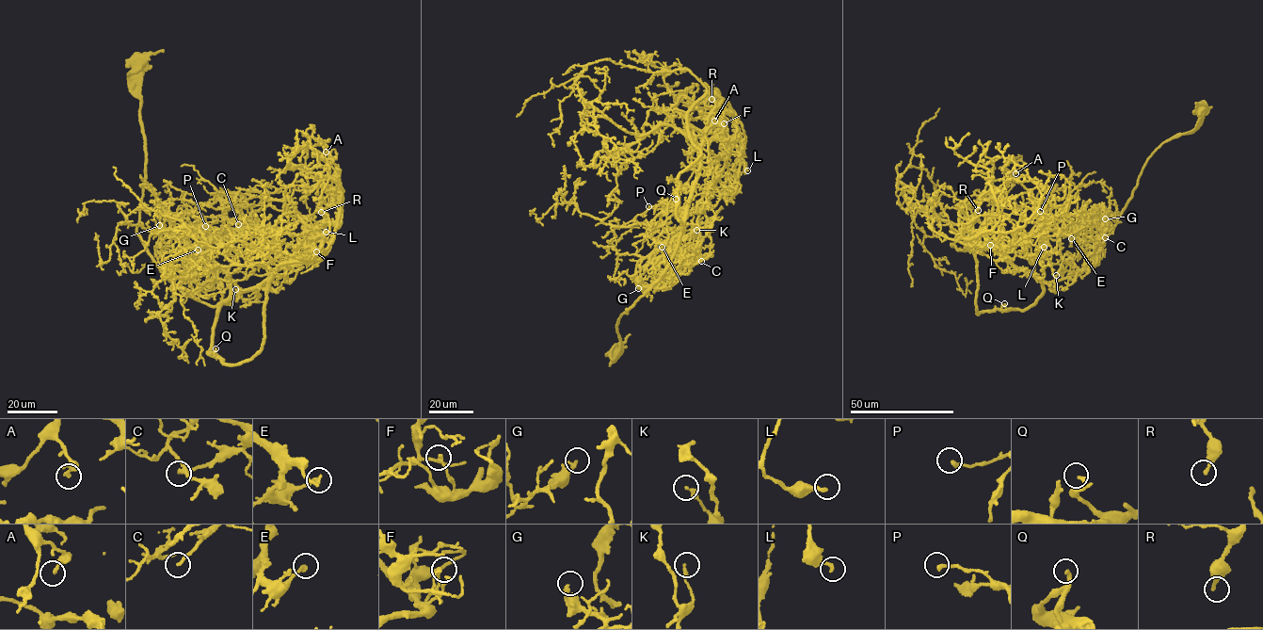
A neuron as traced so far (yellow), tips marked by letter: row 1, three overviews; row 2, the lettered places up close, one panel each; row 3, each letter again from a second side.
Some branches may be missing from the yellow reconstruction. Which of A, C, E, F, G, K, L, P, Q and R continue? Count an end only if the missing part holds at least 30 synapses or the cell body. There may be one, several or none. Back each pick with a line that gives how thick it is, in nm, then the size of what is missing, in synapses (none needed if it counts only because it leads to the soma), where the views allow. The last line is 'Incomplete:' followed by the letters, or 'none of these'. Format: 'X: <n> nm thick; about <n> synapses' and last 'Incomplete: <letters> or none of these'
Incomplete: none of these

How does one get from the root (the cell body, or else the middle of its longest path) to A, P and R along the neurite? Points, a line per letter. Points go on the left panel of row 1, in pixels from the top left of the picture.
A: (136, 62), (136, 232), (193, 298), (217, 306), (310, 252), (307, 220), (339, 183), (326, 152)
P: (136, 62), (146, 160), (137, 235), (184, 294), (215, 306), (230, 281), (209, 252), (220, 234), (205, 226)
R: (136, 62), (136, 232), (184, 294), (217, 306), (316, 261), (341, 211), (330, 178), (321, 212)

